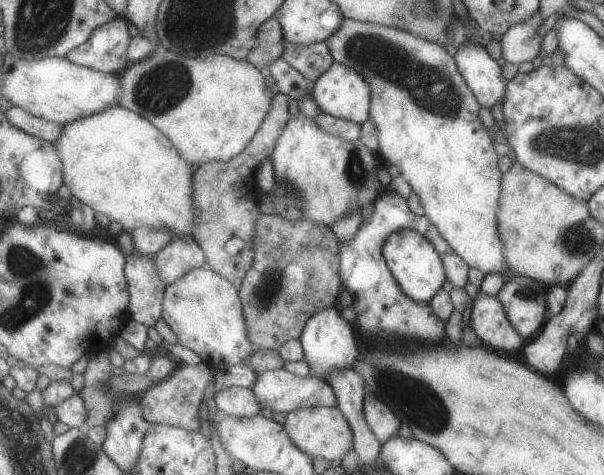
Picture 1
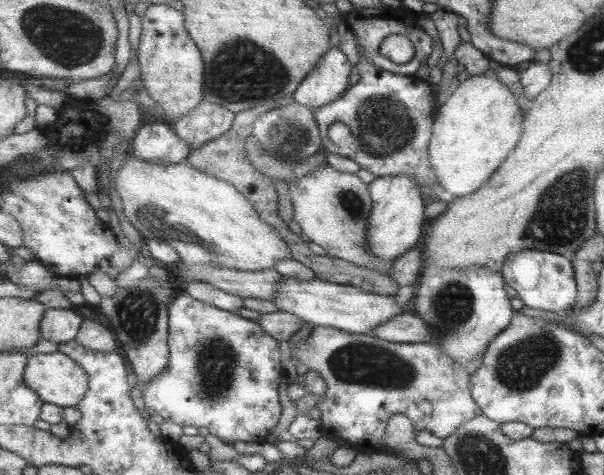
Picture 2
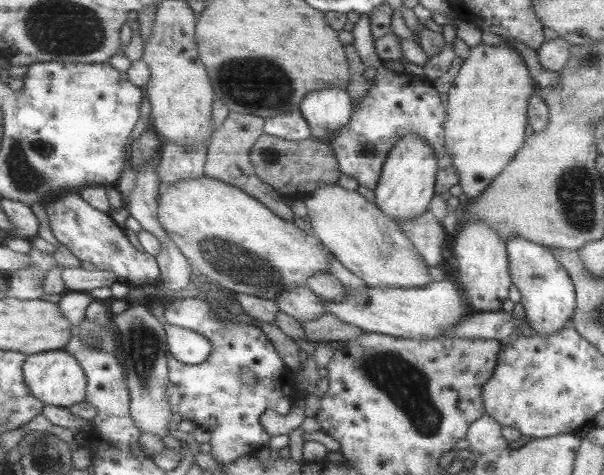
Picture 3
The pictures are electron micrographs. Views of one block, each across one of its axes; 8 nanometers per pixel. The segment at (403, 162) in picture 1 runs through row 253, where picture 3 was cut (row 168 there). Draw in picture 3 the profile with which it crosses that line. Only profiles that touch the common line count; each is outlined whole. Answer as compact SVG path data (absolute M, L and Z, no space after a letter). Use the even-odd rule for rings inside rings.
M479 43L462 59L449 90L447 150L457 168L462 195L474 199L521 148L528 133L527 99L535 91L526 64L509 45Z

